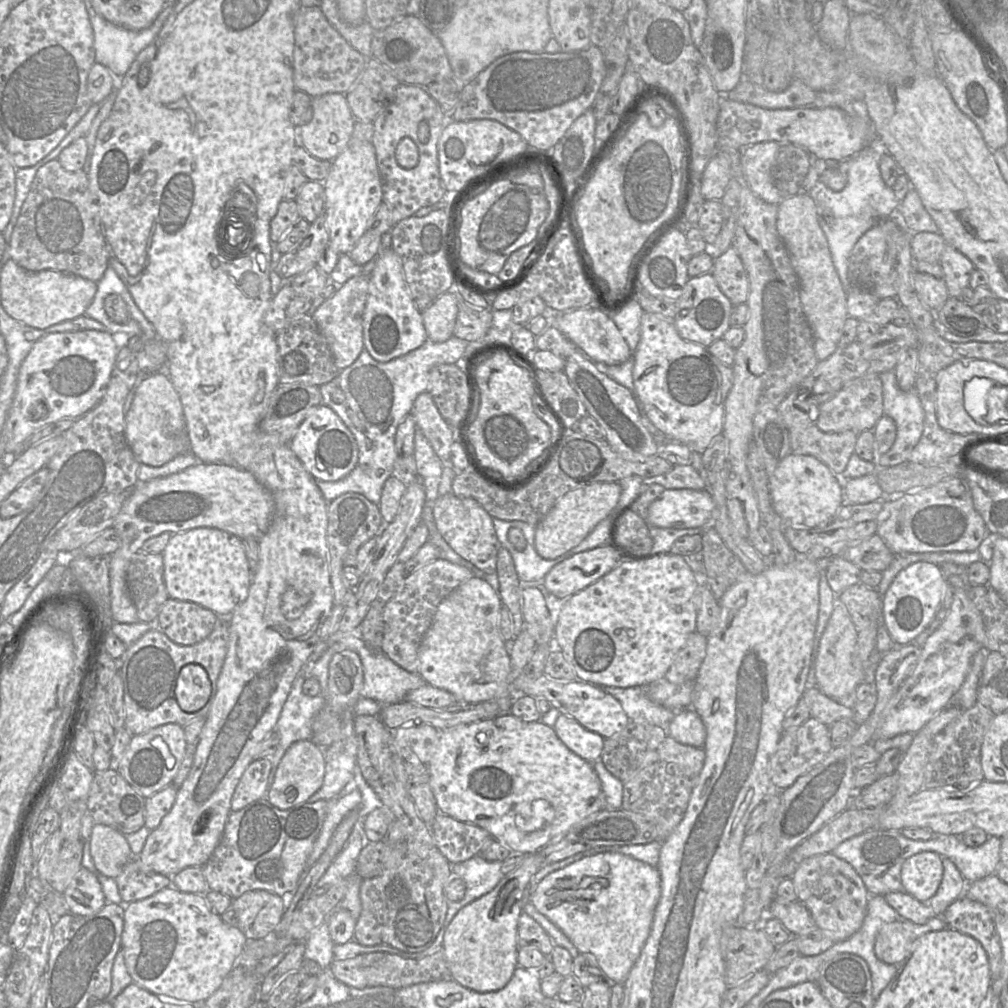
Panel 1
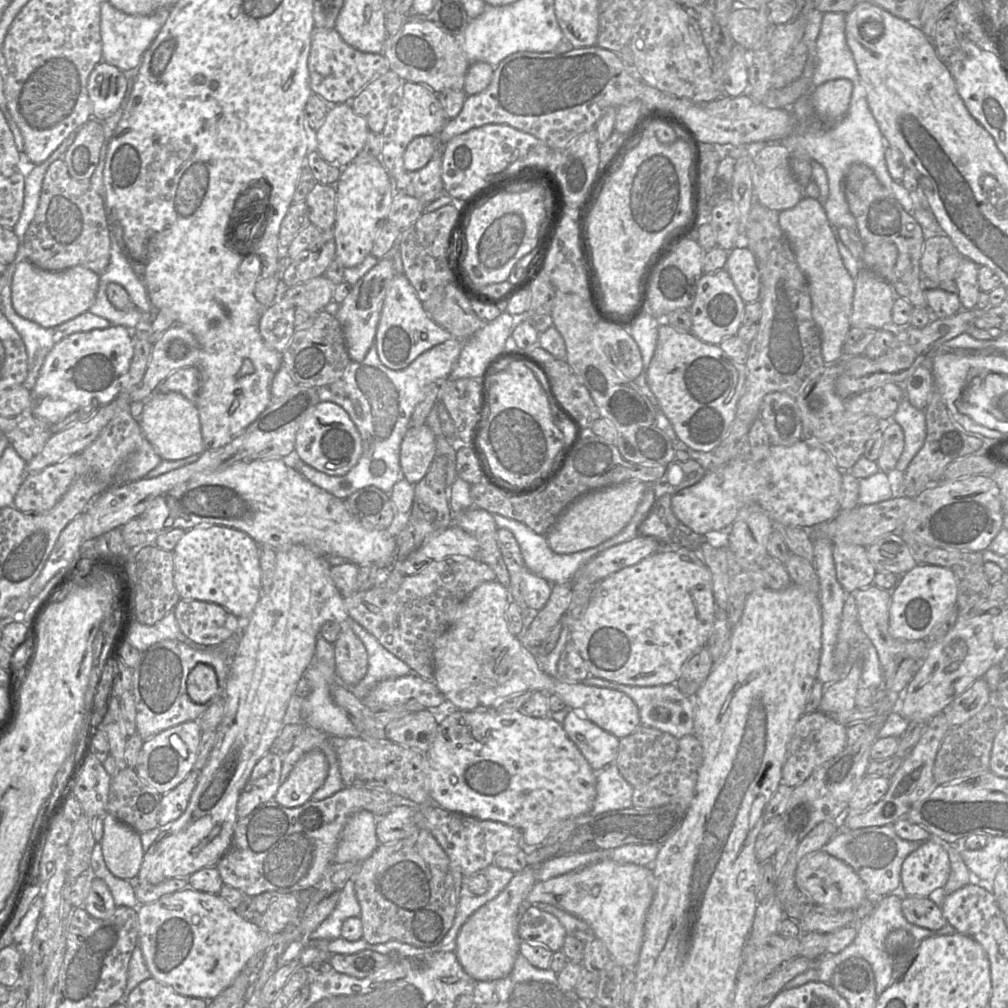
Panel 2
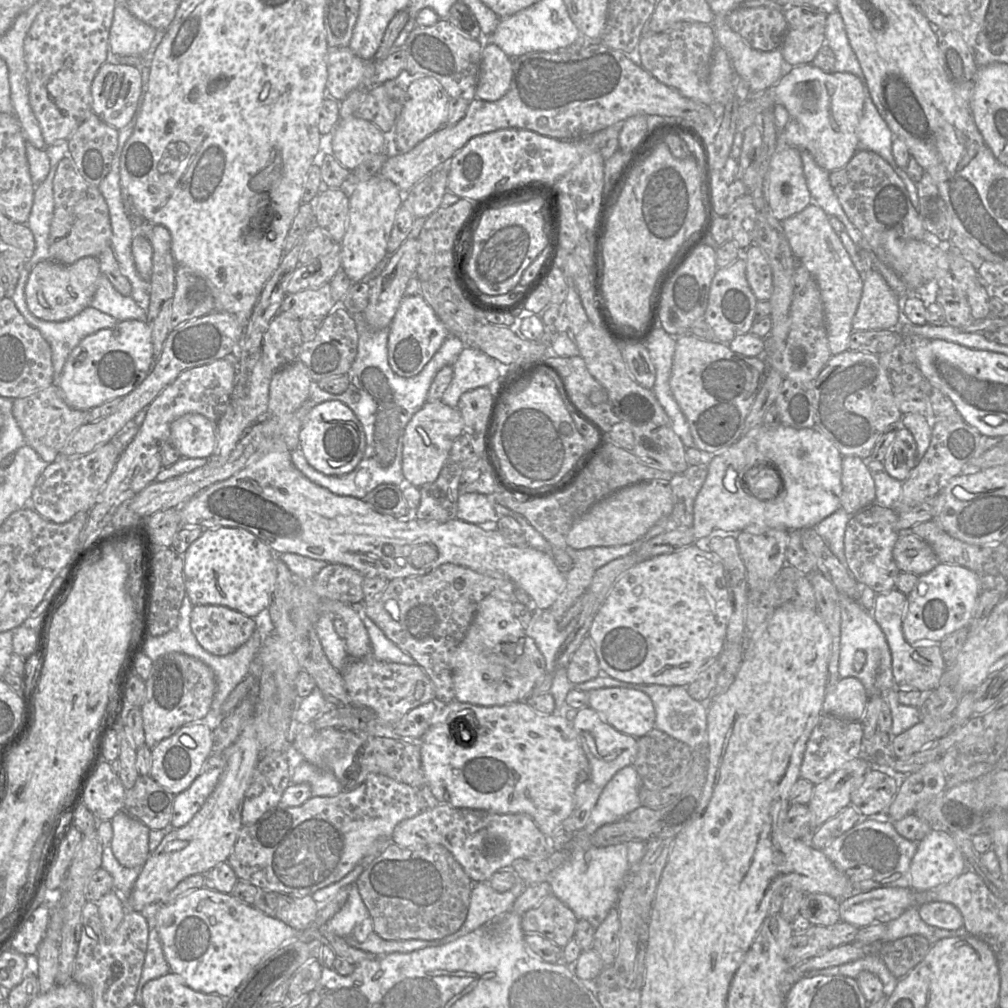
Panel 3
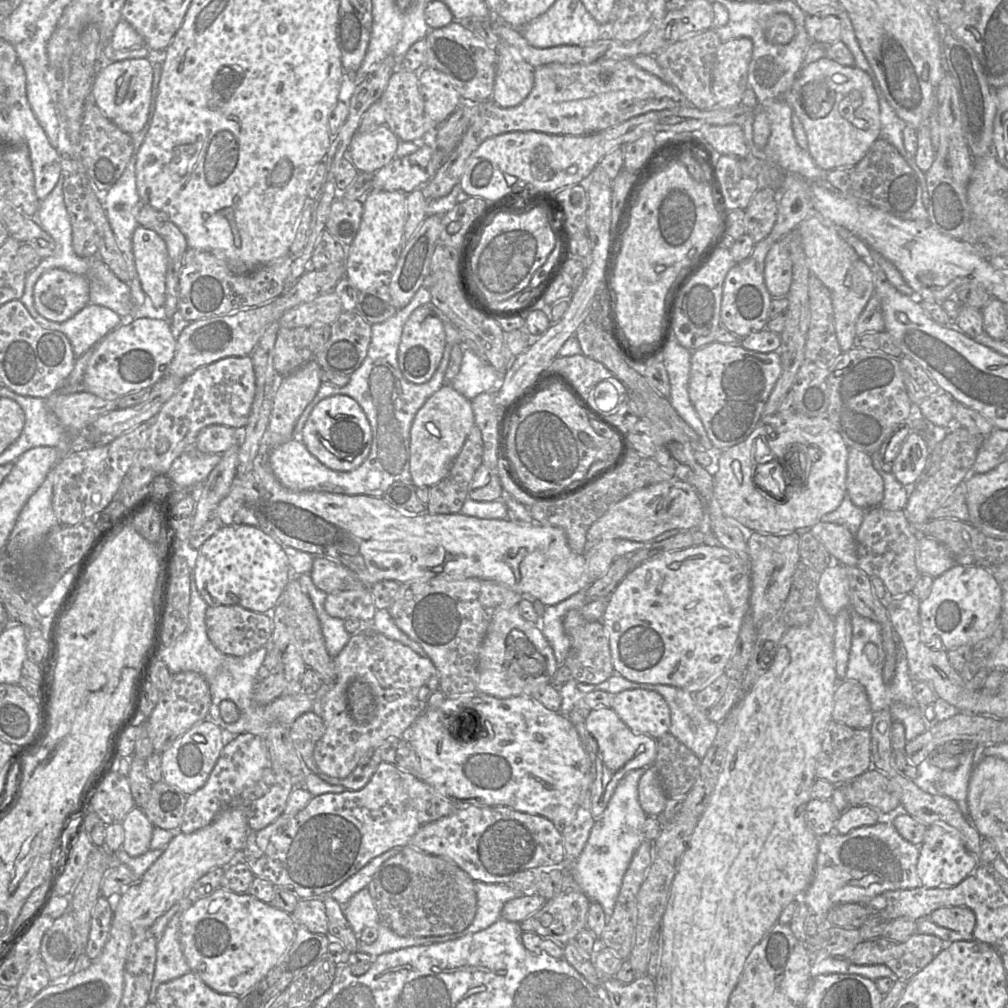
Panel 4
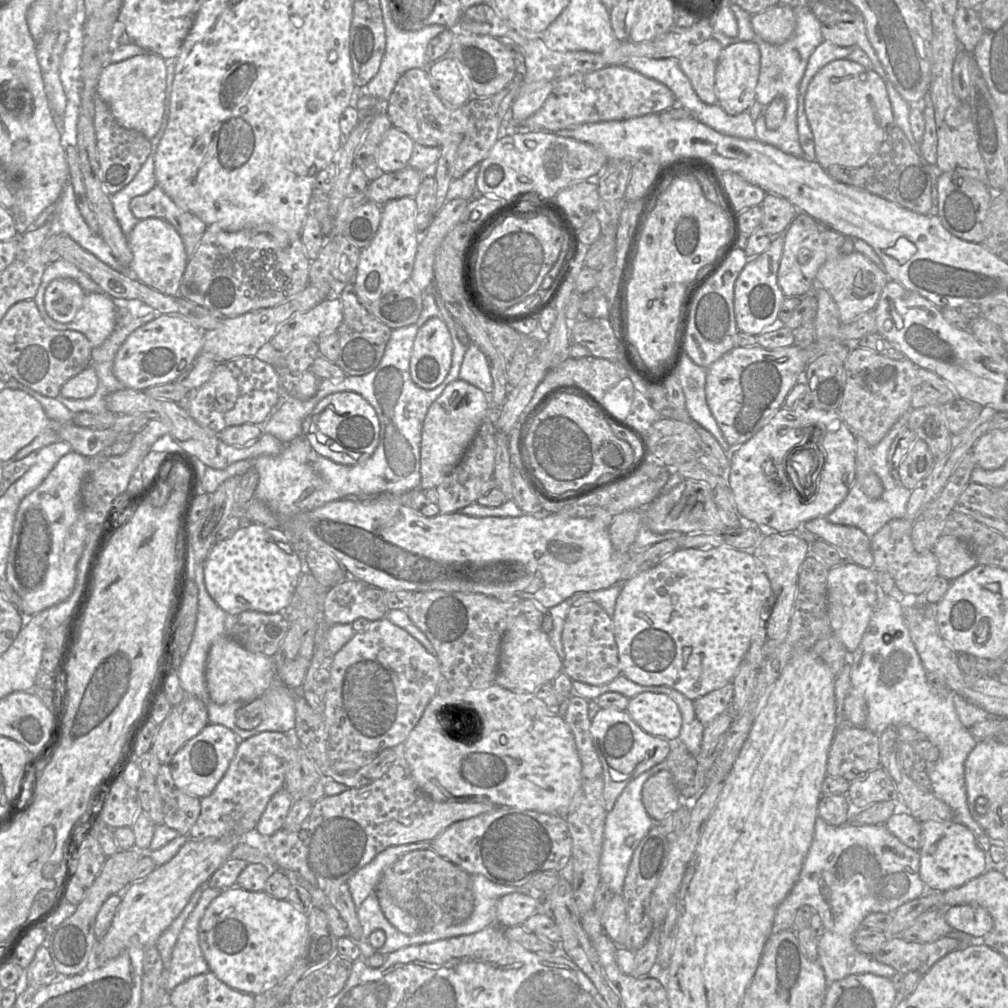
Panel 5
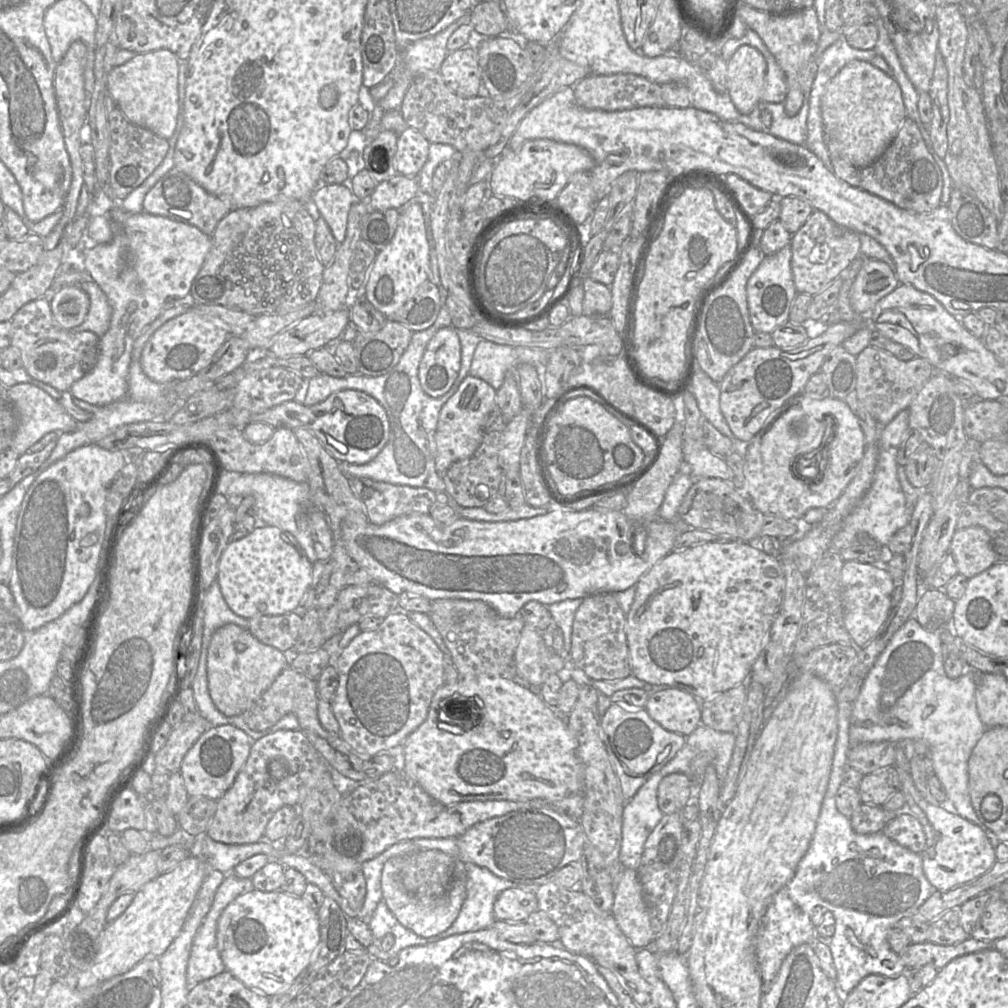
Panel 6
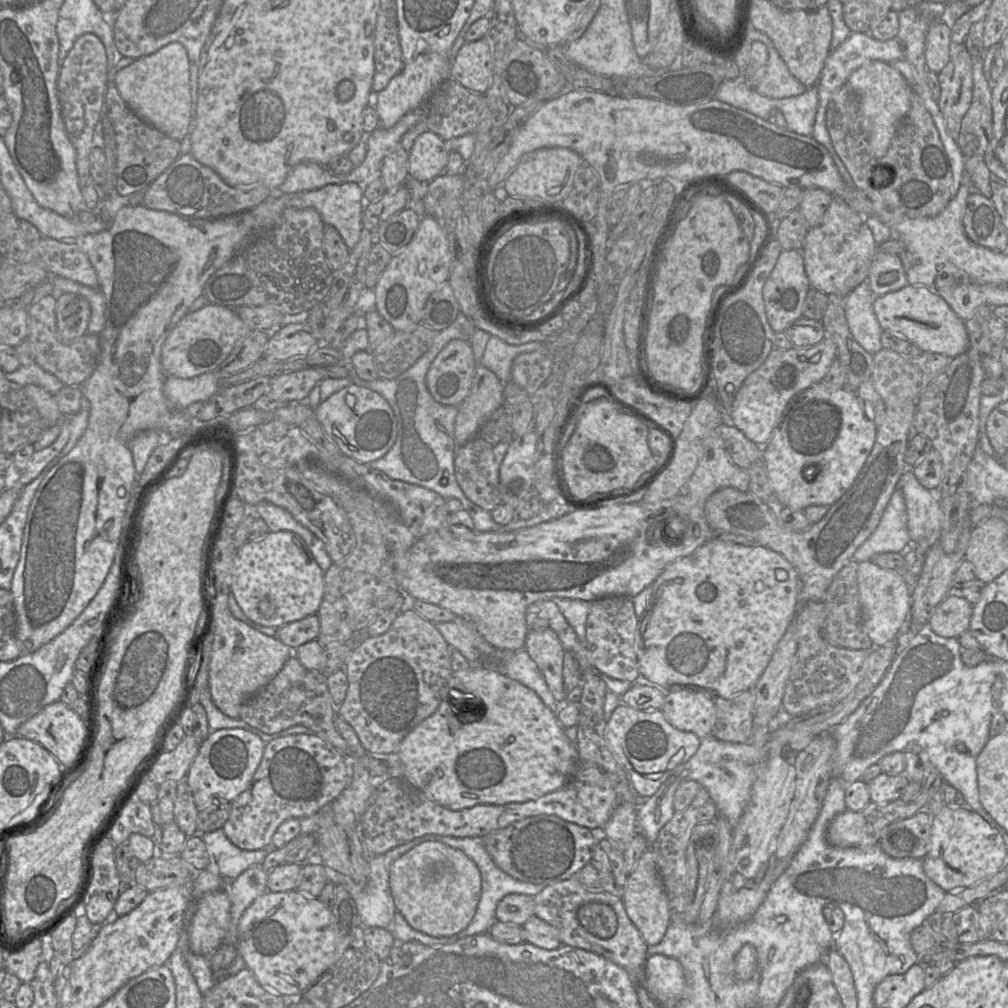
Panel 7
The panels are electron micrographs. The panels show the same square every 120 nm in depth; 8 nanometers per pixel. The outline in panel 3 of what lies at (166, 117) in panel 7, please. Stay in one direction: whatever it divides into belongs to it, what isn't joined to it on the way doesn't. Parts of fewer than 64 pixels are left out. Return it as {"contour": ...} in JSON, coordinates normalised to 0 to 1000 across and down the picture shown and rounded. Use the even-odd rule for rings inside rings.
{"contour":[[[105,61],[90,84],[91,111],[116,130],[126,125],[135,113],[141,96],[141,74],[136,66]]]}

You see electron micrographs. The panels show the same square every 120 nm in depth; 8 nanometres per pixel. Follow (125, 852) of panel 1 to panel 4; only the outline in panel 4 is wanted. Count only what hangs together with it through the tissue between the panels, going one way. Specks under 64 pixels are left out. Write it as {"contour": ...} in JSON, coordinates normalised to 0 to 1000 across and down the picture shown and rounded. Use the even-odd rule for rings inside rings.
{"contour":[[[132,802],[120,815],[123,822],[121,843],[130,850],[137,850],[149,843],[153,819],[143,805]]]}

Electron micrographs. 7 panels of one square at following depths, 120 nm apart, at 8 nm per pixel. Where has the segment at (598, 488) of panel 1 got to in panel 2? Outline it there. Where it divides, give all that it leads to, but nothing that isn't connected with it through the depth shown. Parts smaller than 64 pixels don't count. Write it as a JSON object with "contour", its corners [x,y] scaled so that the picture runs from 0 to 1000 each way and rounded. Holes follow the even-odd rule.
{"contour":[[[626,476],[585,487],[568,497],[552,515],[541,531],[553,550],[567,550],[593,542],[615,529],[626,517],[642,480]]]}

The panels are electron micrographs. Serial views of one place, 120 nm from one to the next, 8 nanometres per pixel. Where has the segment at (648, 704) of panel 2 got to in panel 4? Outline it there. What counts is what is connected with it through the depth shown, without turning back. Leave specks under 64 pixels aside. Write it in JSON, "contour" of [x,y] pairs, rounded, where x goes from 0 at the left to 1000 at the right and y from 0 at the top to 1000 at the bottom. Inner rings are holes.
{"contour":[[[636,678],[636,681],[629,684],[634,683],[651,686],[661,694],[666,706],[664,727],[670,730],[696,754],[709,734],[713,718],[707,716],[703,712],[701,705],[693,701],[688,693],[688,689],[686,687],[665,680],[641,680],[641,678]]]}

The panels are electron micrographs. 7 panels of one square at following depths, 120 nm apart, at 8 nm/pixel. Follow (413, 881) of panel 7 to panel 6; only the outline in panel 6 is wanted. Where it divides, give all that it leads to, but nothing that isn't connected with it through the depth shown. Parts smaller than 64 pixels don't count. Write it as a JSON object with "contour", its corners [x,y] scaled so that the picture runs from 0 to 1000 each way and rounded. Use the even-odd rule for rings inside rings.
{"contour":[[[394,849],[386,852],[380,860],[379,868],[378,868],[378,882],[379,888],[382,896],[385,901],[392,909],[392,911],[405,923],[409,924],[413,928],[426,931],[433,929],[441,923],[443,923],[453,912],[456,903],[463,891],[463,864],[461,860],[461,873],[453,873],[449,876],[449,879],[445,882],[441,889],[433,893],[417,893],[416,891],[406,887],[398,877],[397,874],[397,865],[401,858],[402,849]]]}

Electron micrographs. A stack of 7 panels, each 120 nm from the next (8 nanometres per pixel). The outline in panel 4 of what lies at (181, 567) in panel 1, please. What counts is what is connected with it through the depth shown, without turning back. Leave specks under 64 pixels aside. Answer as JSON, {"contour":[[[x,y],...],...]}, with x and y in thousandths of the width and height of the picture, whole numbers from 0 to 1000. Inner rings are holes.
{"contour":[[[247,521],[219,522],[196,545],[190,567],[195,585],[207,602],[238,601],[256,607],[269,607],[290,572],[285,551],[271,533]]]}

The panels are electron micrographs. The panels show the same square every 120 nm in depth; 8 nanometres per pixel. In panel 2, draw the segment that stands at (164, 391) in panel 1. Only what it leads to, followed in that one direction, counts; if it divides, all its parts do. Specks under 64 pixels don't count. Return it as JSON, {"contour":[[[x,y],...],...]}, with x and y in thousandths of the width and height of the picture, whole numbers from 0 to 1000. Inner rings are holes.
{"contour":[[[155,387],[143,398],[141,410],[135,418],[161,456],[182,455],[203,447],[196,406],[179,390]]]}

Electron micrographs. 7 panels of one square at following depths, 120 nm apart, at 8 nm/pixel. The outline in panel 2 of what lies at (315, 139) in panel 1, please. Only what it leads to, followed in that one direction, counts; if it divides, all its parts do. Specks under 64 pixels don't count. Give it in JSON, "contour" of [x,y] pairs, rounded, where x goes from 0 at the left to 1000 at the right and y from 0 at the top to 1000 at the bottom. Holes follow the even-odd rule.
{"contour":[[[347,102],[328,104],[320,124],[313,130],[313,149],[325,162],[340,167],[359,150],[365,131],[363,118],[352,112]]]}

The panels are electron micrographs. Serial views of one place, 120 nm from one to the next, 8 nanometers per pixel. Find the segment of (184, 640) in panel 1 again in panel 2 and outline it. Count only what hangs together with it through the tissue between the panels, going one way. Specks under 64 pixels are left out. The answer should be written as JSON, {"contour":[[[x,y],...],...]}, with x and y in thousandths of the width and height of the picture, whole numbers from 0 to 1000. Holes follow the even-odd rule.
{"contour":[[[180,594],[172,607],[181,628],[204,642],[223,639],[241,620],[241,615],[222,602],[203,596]]]}

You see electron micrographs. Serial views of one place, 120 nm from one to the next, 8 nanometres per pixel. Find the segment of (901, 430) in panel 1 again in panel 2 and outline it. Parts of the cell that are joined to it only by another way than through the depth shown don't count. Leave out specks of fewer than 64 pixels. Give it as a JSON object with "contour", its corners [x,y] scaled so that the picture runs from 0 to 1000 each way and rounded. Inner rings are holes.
{"contour":[[[896,395],[886,411],[887,419],[892,421],[897,431],[896,448],[888,465],[899,467],[919,435],[919,413],[916,407],[907,404],[900,395]]]}

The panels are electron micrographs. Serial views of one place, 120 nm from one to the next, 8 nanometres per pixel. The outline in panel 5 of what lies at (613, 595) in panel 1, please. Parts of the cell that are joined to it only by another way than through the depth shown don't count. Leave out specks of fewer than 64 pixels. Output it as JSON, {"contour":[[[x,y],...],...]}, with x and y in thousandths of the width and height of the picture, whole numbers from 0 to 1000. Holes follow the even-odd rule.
{"contour":[[[726,543],[673,545],[660,553],[651,562],[635,567],[618,578],[618,583],[612,593],[610,607],[607,612],[616,668],[626,676],[638,681],[667,682],[686,694],[691,694],[719,681],[727,676],[735,657],[745,641],[746,633],[752,621],[755,604],[764,590],[765,580],[759,564],[744,546],[734,546]]]}

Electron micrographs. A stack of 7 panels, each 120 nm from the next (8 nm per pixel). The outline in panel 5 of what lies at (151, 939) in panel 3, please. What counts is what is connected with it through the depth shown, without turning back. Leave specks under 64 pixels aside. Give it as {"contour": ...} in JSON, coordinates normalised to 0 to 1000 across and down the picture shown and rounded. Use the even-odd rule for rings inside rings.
{"contour":[[[203,881],[194,900],[184,914],[171,944],[163,975],[165,984],[170,984],[189,969],[207,964],[207,958],[197,938],[196,920],[205,900],[219,884],[214,881]]]}

